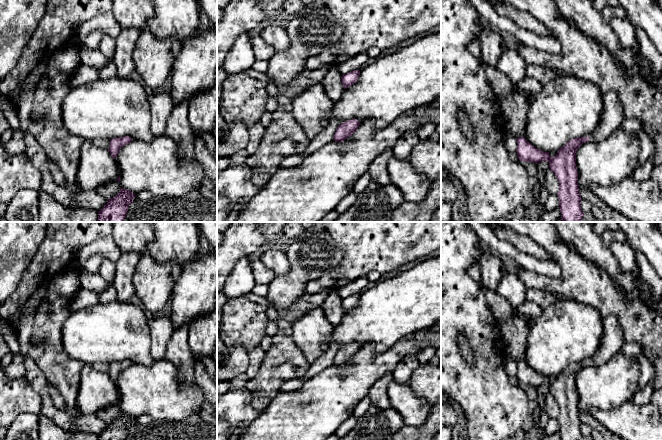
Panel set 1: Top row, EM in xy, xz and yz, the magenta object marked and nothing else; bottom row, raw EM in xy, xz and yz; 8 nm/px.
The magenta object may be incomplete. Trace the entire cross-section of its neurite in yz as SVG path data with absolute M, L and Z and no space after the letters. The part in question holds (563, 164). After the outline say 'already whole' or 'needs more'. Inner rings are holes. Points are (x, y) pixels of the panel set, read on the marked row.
M614 91L603 94L604 111L601 114L600 124L589 137L577 137L568 141L553 157L549 152L539 150L530 144L524 137L518 137L516 153L520 161L539 163L547 161L550 170L559 181L559 209L561 222L581 222L584 212L581 209L581 195L578 187L578 171L576 153L578 148L591 140L598 142L609 137L620 128L623 119L623 105Z; needs more

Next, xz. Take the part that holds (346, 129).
M351 119L340 124L334 134L334 141L343 142L357 130L359 125L360 123L357 119Z; already whole

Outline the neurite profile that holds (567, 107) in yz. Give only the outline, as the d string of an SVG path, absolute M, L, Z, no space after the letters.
M563 74L543 85L532 100L525 124L525 139L544 152L558 150L577 137L589 137L600 124L603 94L592 82Z

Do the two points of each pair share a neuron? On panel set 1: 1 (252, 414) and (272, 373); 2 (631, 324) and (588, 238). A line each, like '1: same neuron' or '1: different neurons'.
1: different neurons
2: different neurons

